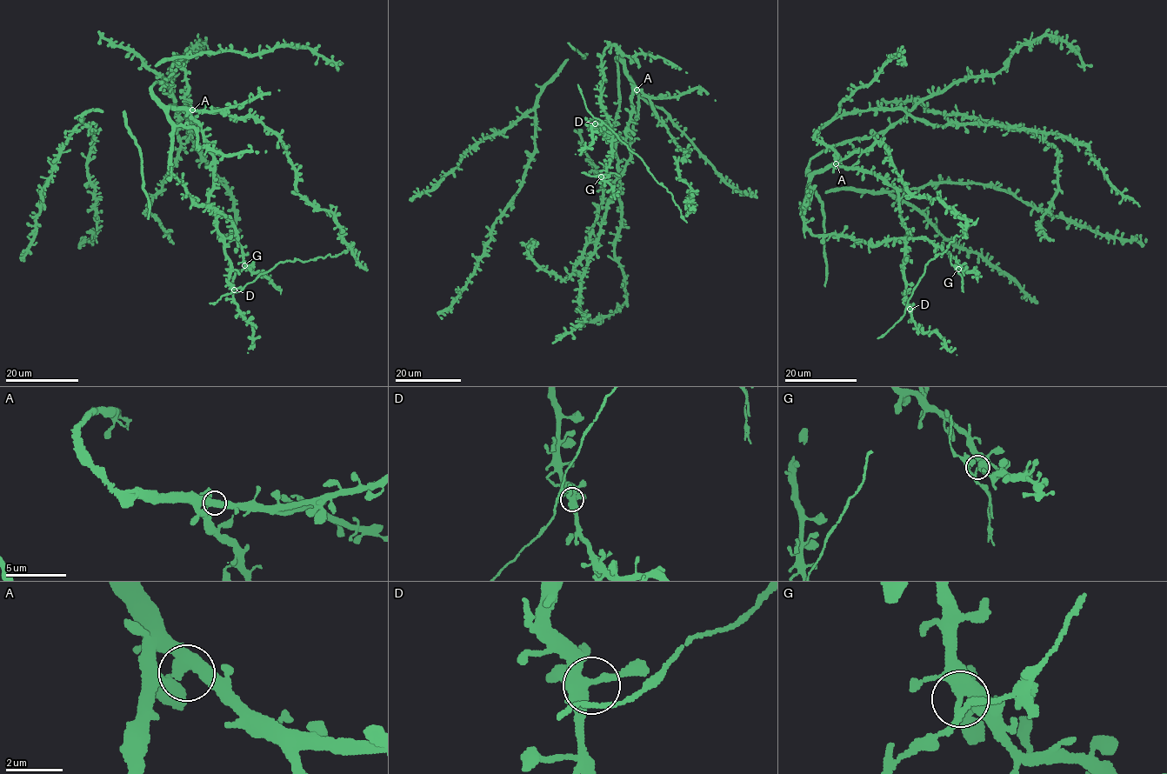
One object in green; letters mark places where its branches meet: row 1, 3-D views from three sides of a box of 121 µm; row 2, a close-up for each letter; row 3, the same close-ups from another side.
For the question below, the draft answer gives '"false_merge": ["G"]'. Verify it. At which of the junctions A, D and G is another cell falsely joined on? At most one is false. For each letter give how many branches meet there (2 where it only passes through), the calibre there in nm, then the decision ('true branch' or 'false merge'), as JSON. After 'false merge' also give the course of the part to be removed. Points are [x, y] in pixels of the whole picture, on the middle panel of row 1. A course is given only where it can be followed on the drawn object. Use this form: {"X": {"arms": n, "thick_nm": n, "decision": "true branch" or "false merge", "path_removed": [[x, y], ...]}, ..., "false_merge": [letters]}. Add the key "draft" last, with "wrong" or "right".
{"A": {"arms": 4, "thick_nm": 400, "decision": "true branch"}, "D": {"arms": 4, "thick_nm": 420, "decision": "true branch"}, "G": {"arms": 4, "thick_nm": 320, "decision": "false merge", "path_removed": [[601, 176], [581, 173]]}, "false_merge": ["G"], "draft": "right"}

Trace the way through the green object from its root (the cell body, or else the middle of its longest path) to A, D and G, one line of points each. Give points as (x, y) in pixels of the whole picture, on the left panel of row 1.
A: (170, 120), (169, 108), (192, 110)
D: (170, 120), (170, 170), (185, 185), (196, 203), (220, 214), (216, 230), (230, 263), (229, 284), (234, 290)
G: (170, 120), (171, 174), (185, 185), (196, 203), (215, 209), (230, 220), (237, 235), (244, 265)

